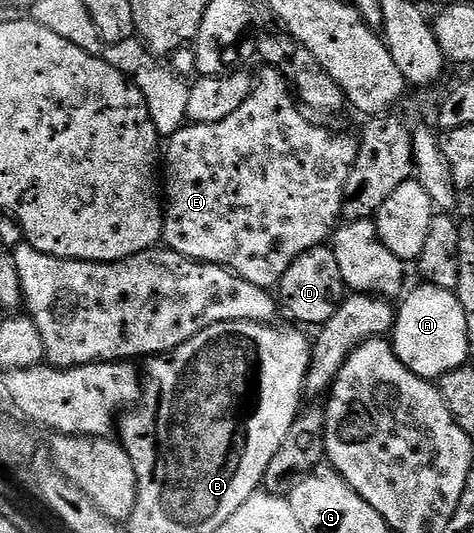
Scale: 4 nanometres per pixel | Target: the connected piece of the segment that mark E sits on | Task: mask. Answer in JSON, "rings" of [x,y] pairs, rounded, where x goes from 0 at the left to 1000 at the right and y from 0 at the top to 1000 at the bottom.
{"rings":[[[559,122],[551,129],[551,148],[546,141],[534,158],[534,173],[525,176],[521,189],[513,189],[513,197],[504,197],[504,205],[496,205],[496,212],[487,212],[487,220],[470,220],[470,227],[451,231],[390,235],[352,261],[357,278],[350,283],[346,278],[344,283],[344,456],[357,469],[386,482],[475,501],[513,520],[513,527],[530,527],[530,535],[576,542],[591,533],[597,512],[614,505],[614,490],[622,490],[622,482],[648,475],[648,467],[679,462],[713,424],[719,411],[719,371],[728,360],[736,321],[745,315],[753,293],[755,263],[736,253],[724,255],[722,261],[700,261],[690,240],[660,233],[667,229],[631,199],[608,152],[582,128]]]}

